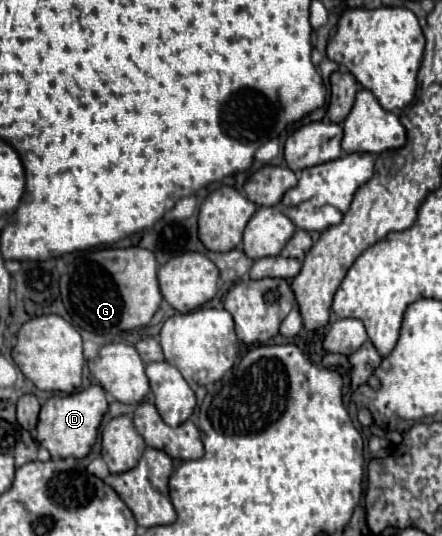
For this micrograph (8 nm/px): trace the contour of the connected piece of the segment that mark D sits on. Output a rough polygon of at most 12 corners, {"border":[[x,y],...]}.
{"border":[[100,385],[50,397],[38,443],[52,457],[82,459],[108,411]]}

